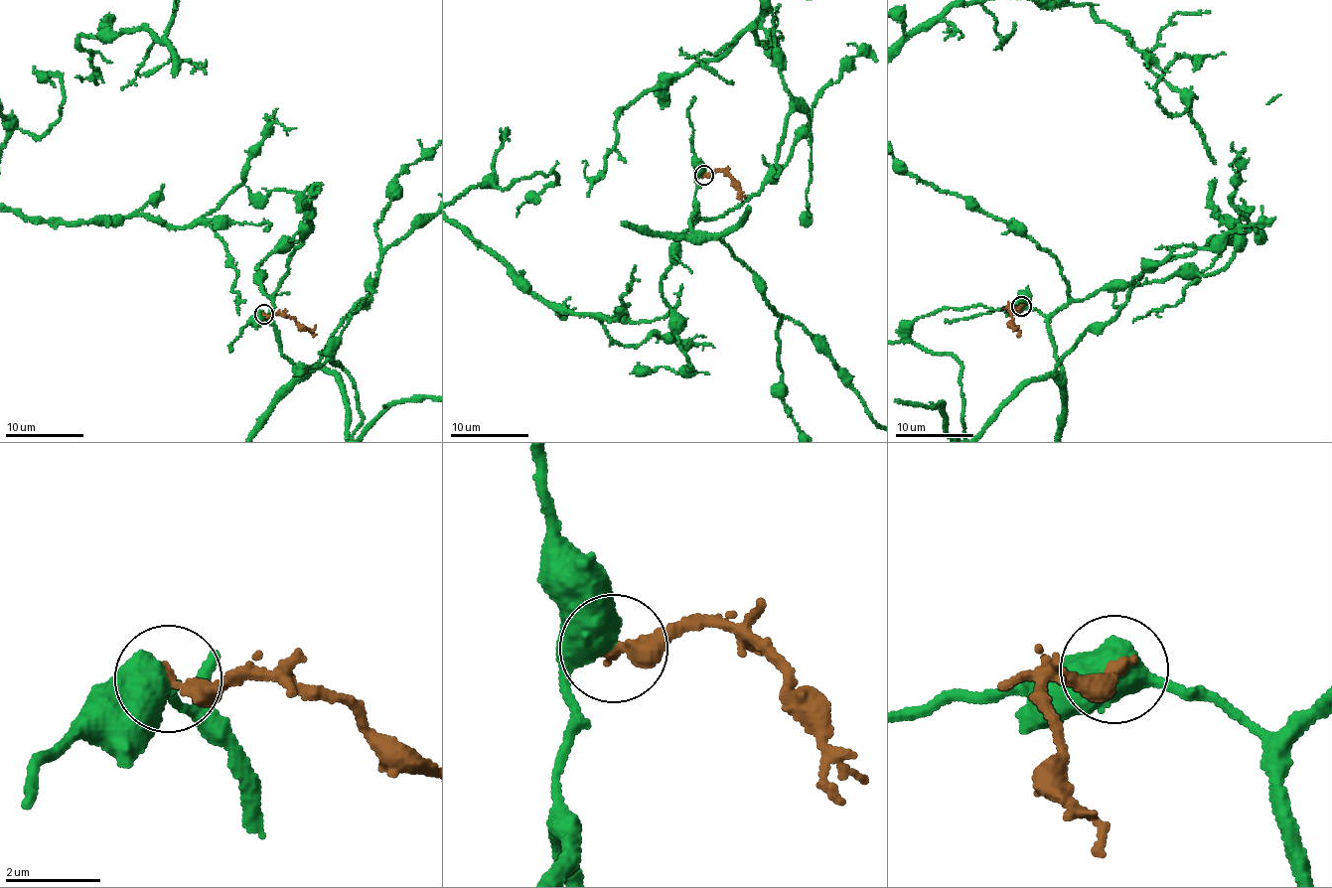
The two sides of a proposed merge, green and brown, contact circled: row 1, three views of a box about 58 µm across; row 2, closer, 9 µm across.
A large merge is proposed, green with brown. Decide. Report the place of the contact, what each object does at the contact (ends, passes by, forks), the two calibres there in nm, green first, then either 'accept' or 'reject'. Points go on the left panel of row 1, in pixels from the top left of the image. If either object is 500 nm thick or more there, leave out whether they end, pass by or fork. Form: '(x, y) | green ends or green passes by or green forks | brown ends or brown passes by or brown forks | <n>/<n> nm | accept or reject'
(264, 314) | 500/340 nm | reject

